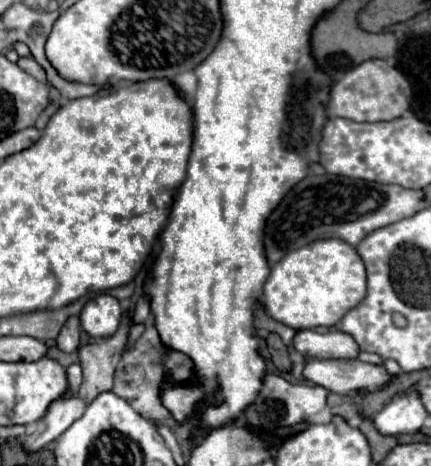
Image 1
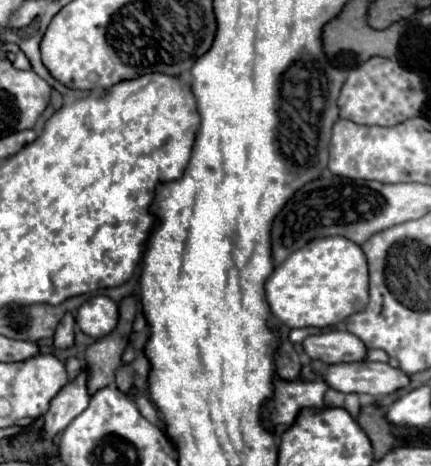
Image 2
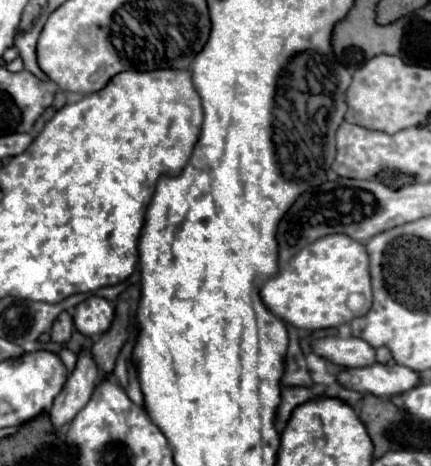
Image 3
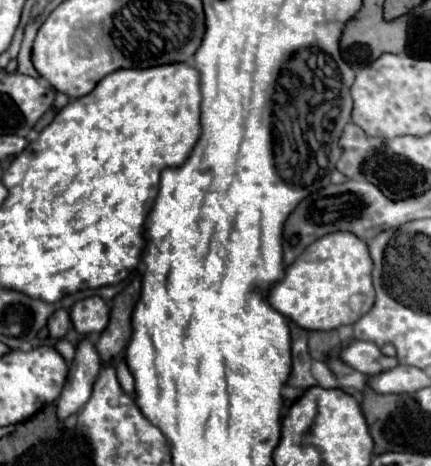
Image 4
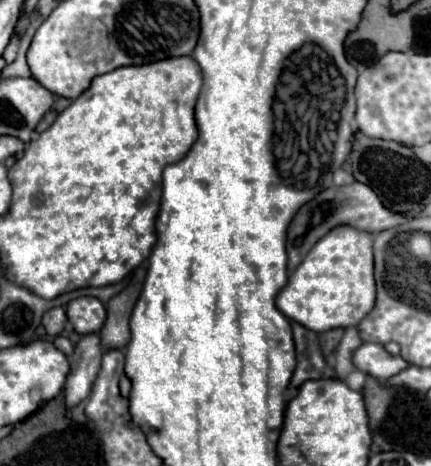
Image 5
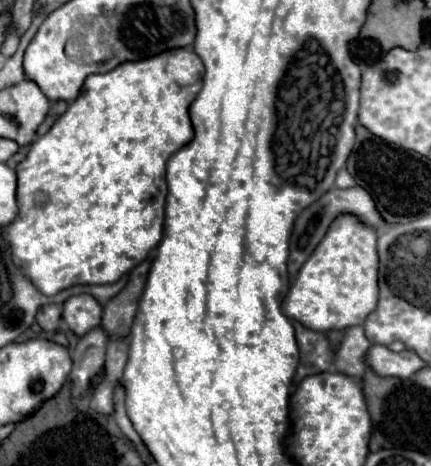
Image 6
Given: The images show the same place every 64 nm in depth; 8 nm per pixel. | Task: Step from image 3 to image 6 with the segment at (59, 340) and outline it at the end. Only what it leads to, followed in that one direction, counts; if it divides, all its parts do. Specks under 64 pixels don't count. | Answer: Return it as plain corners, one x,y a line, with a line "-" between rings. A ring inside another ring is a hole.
50,304
50,306
44,306
40,312
38,312
38,324
42,326
42,330
46,332
56,332
58,326
60,326
60,320
62,320
62,310
60,306
56,304

